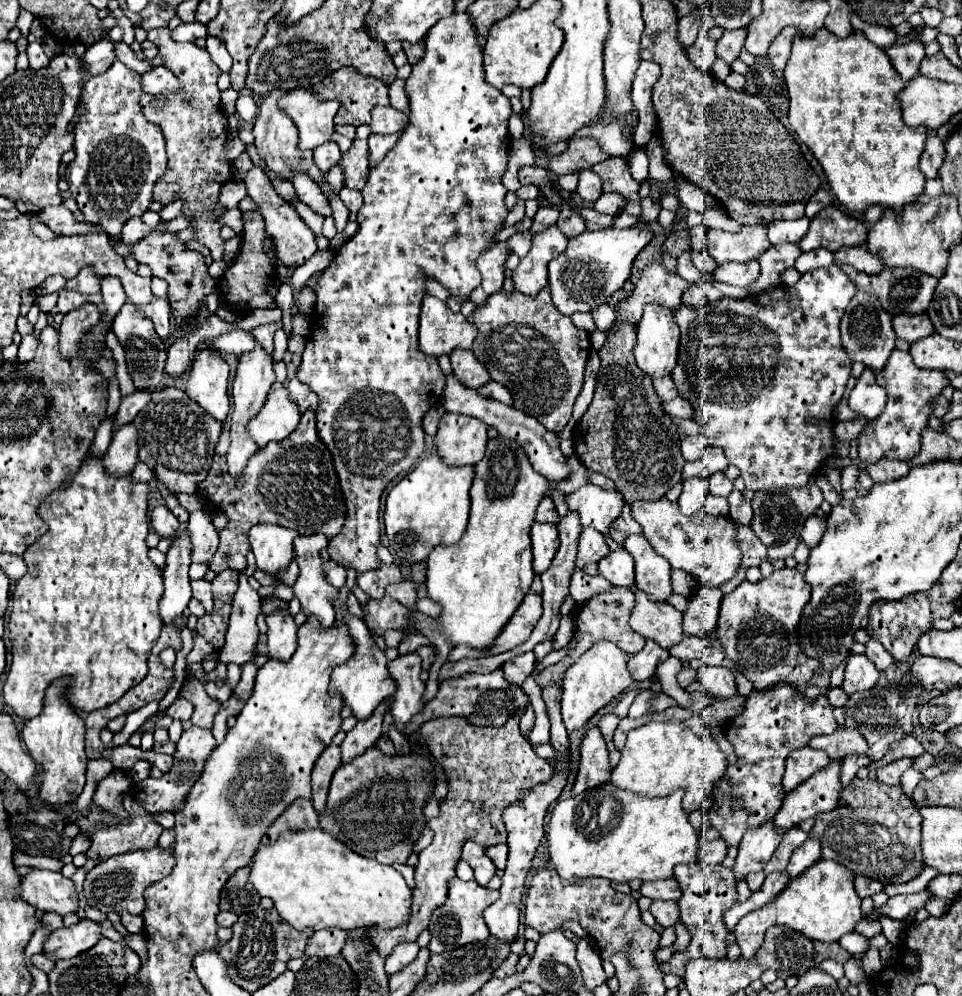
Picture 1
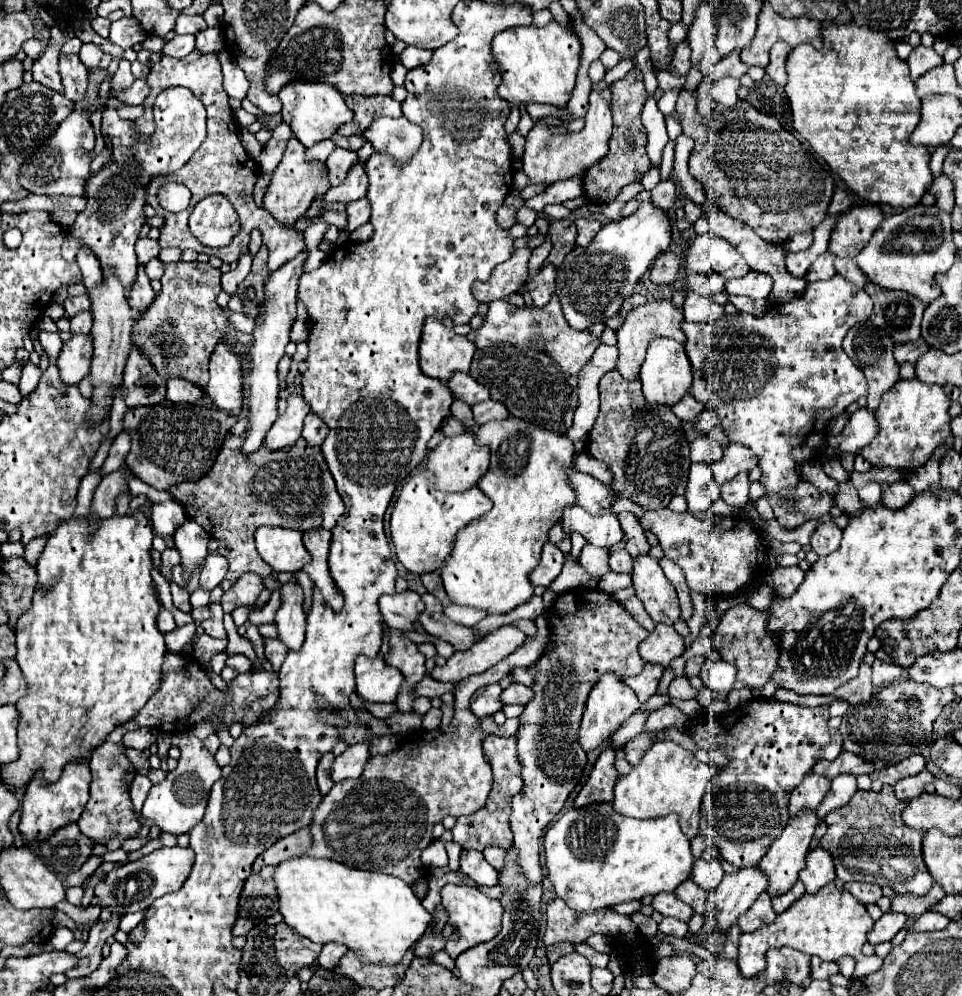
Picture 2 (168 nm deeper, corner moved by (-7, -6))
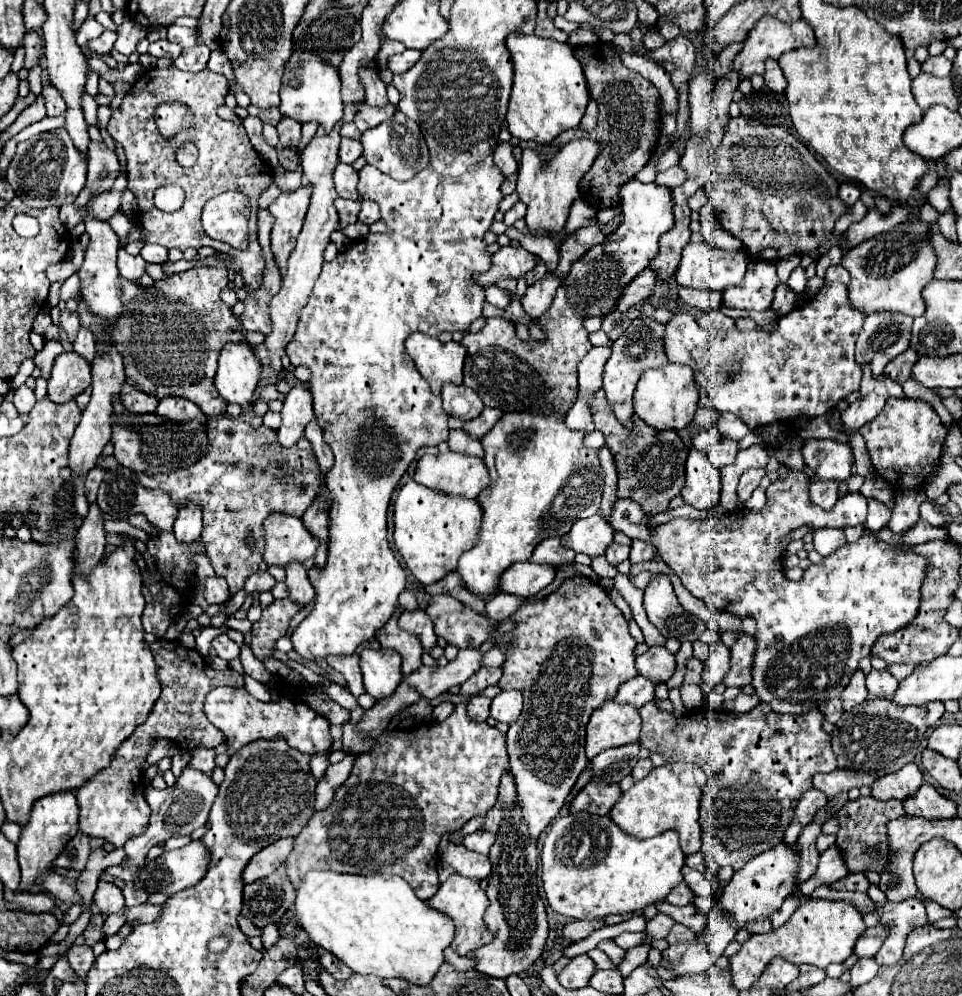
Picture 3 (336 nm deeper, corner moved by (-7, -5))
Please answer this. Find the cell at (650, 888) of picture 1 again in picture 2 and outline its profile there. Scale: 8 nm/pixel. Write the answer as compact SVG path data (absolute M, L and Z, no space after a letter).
M659 893L653 897L653 903L651 907L655 911L659 911L663 917L675 917L675 919L681 919L681 921L689 921L693 911L689 905L685 905L683 901L679 901L673 893Z

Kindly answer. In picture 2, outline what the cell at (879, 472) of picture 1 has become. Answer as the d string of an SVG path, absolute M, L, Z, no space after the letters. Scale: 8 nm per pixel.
M899 481L887 487L881 495L881 503L889 509L903 509L915 497L915 489L907 481Z

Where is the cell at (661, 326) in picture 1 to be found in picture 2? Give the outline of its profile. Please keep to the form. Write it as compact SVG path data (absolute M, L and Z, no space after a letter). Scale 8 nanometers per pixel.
M663 337L653 339L649 349L647 349L647 357L641 365L641 385L643 385L645 401L649 405L673 407L675 403L679 403L689 393L691 383L693 383L691 363L687 359L683 343L673 341L673 339L663 339Z

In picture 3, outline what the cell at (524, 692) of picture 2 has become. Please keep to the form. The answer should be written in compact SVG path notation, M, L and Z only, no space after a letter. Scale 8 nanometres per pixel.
M503 690L491 702L491 716L499 722L511 724L521 714L521 706L523 706L523 696L519 690Z

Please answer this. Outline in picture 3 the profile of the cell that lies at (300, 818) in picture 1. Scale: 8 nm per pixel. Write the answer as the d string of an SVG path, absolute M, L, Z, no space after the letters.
M281 838L279 842L273 842L271 846L263 848L257 854L257 858L247 864L247 870L243 870L243 880L255 882L259 878L269 876L287 860L291 850L293 850L293 838Z

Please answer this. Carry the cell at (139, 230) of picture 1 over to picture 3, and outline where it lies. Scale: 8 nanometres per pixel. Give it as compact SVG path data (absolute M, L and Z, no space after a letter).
M145 244L141 250L141 256L147 262L167 262L167 248L159 244Z

